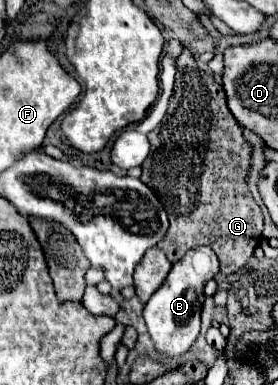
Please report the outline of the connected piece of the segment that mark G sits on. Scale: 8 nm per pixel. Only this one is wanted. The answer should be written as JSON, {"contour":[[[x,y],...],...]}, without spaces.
{"contour":[[[184,49],[182,57],[178,57],[176,61],[176,81],[174,93],[168,101],[168,111],[160,125],[152,133],[148,133],[148,141],[152,149],[150,157],[146,157],[146,161],[142,163],[140,179],[156,193],[156,197],[162,201],[168,213],[170,229],[166,239],[158,243],[158,247],[166,253],[168,261],[176,263],[188,249],[208,245],[216,251],[220,259],[222,275],[232,275],[234,271],[242,269],[246,261],[252,257],[262,237],[262,211],[258,203],[252,199],[252,193],[246,185],[246,177],[252,165],[250,161],[252,147],[244,139],[238,121],[234,119],[226,105],[226,93],[222,93],[222,85],[216,85],[214,79],[210,77],[200,77],[200,69],[190,49]]]}

